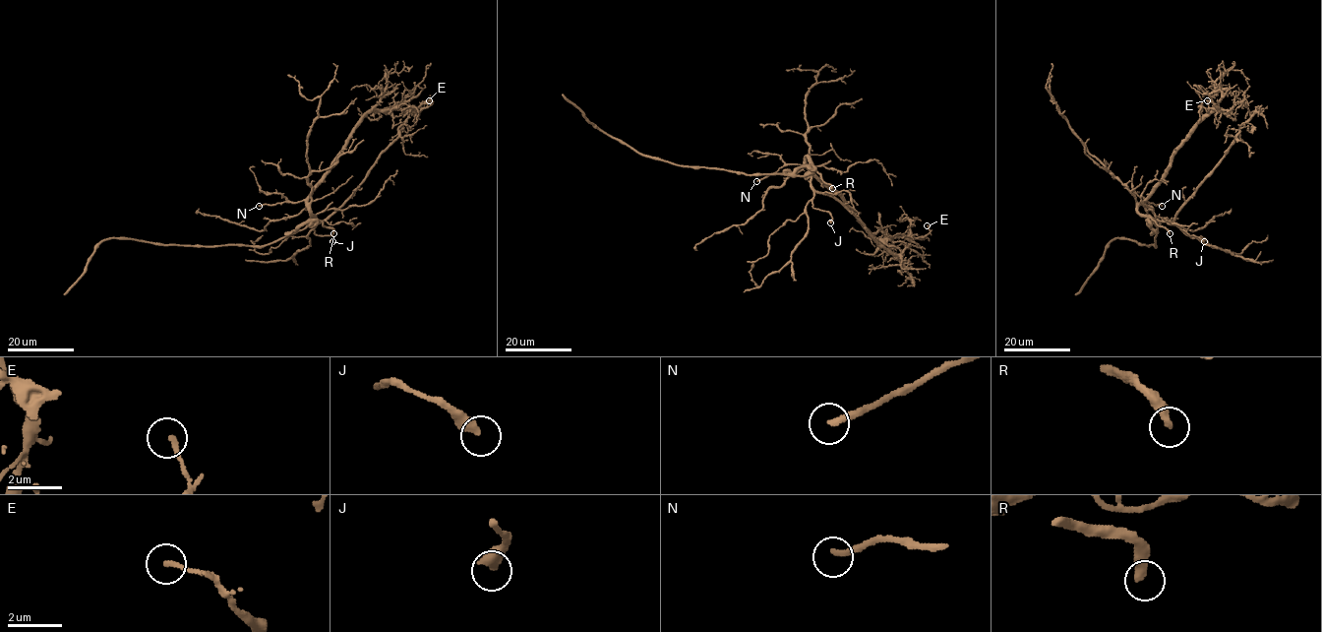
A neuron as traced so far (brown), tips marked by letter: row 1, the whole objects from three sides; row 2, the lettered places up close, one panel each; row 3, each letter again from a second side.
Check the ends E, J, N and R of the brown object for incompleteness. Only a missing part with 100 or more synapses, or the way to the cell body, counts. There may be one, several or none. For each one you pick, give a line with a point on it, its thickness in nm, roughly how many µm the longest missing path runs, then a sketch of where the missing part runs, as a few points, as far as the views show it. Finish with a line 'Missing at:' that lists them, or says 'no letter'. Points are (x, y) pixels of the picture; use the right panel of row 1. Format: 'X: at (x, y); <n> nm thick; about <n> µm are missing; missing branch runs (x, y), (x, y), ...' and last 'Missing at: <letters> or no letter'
R: at (1170, 233); 380 nm thick; about 25 µm are missing; missing branch runs (1170, 233), (1171, 241), (1169, 253), (1185, 282)
Missing at: R

